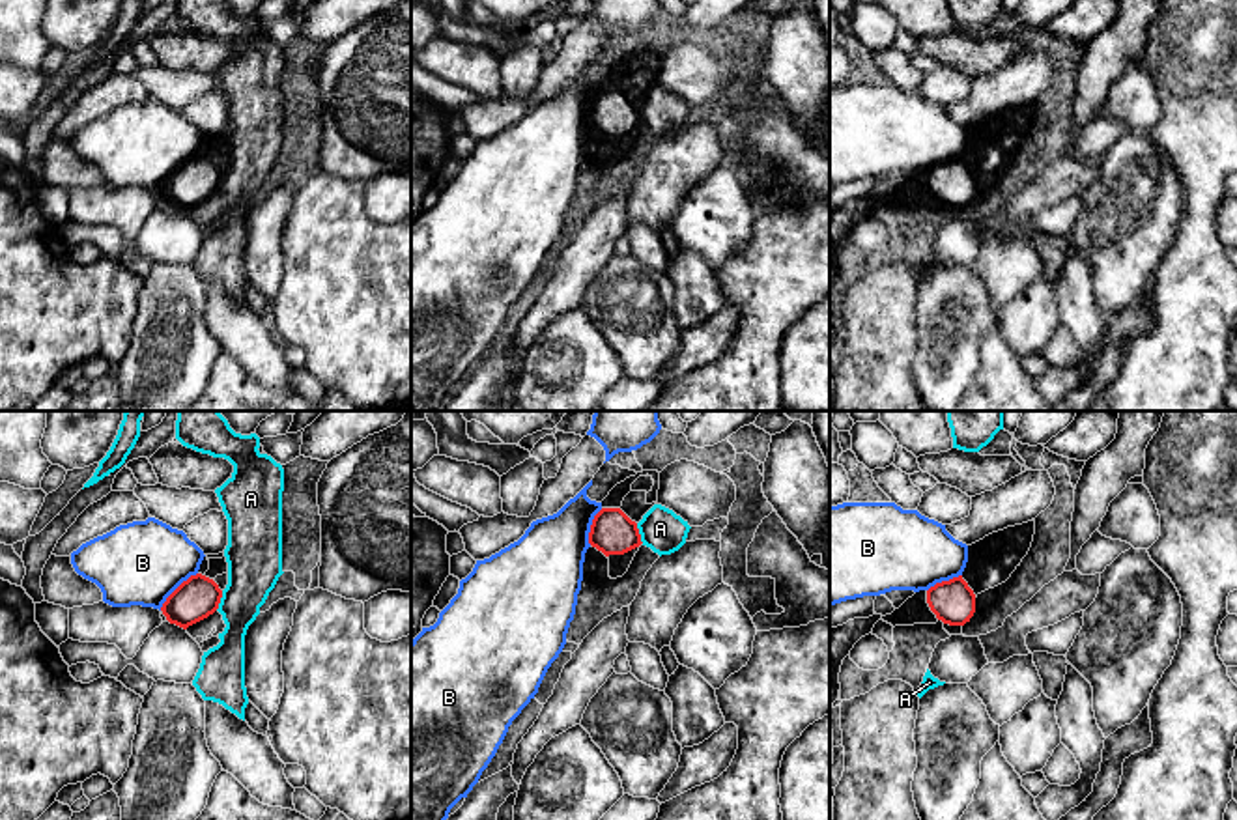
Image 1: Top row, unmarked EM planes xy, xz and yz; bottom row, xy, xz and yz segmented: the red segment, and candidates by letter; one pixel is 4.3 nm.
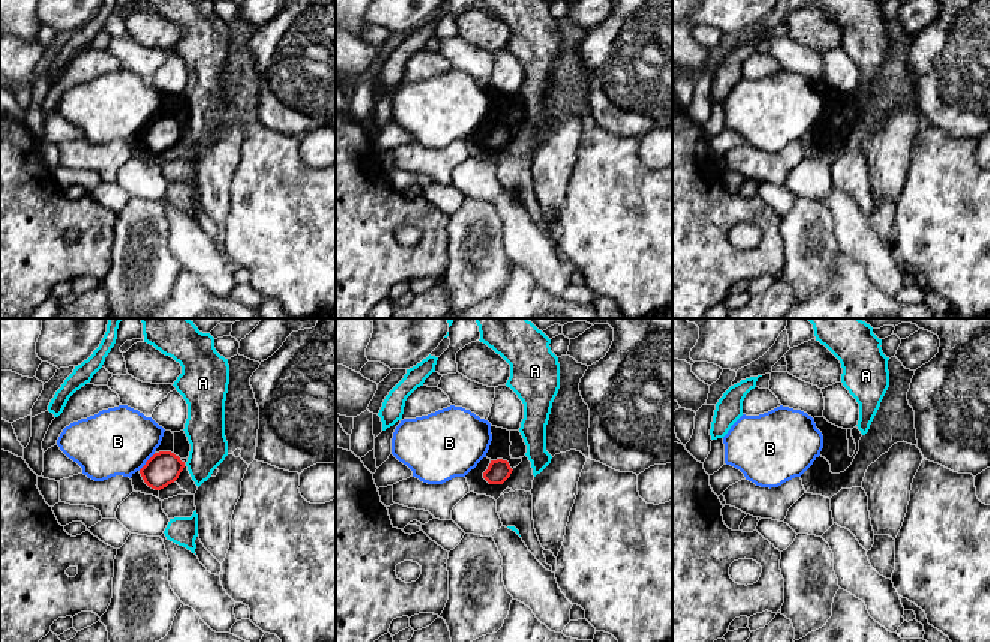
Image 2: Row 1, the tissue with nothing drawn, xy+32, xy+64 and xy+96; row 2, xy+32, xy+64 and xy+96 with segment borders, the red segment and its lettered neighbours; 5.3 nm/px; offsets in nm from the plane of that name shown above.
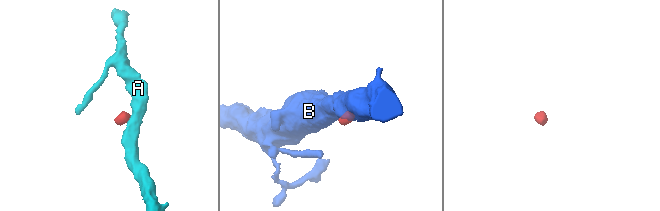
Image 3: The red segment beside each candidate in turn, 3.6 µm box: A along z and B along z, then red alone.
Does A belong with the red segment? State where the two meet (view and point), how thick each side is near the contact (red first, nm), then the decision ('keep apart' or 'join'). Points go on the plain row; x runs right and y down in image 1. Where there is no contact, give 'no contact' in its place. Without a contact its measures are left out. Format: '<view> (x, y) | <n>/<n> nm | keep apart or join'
xy (219, 182) | 180/240 nm | keep apart

